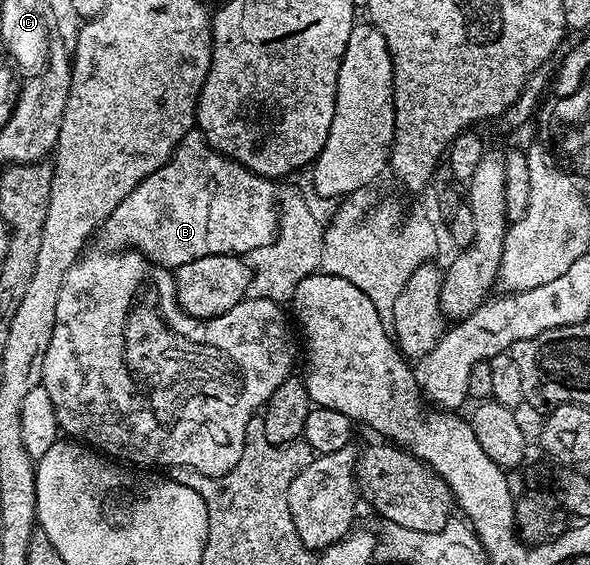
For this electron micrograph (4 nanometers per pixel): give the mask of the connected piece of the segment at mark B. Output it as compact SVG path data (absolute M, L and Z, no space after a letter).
M192 130L186 133L183 141L177 144L173 150L173 158L169 162L164 163L159 169L155 169L155 173L148 175L144 181L135 189L131 189L131 193L127 193L127 197L123 197L123 201L119 201L119 205L115 205L115 209L106 217L104 223L99 228L99 236L106 248L109 249L132 249L146 255L152 263L160 263L161 266L170 269L176 269L187 265L187 261L195 261L199 257L207 257L208 255L239 255L248 256L250 251L259 249L263 245L267 245L273 239L277 238L277 220L279 218L279 191L276 191L274 180L265 179L261 175L257 175L254 171L249 171L241 163L236 163L233 159L228 159L226 155L221 155L211 146L203 137L203 133L199 130Z

